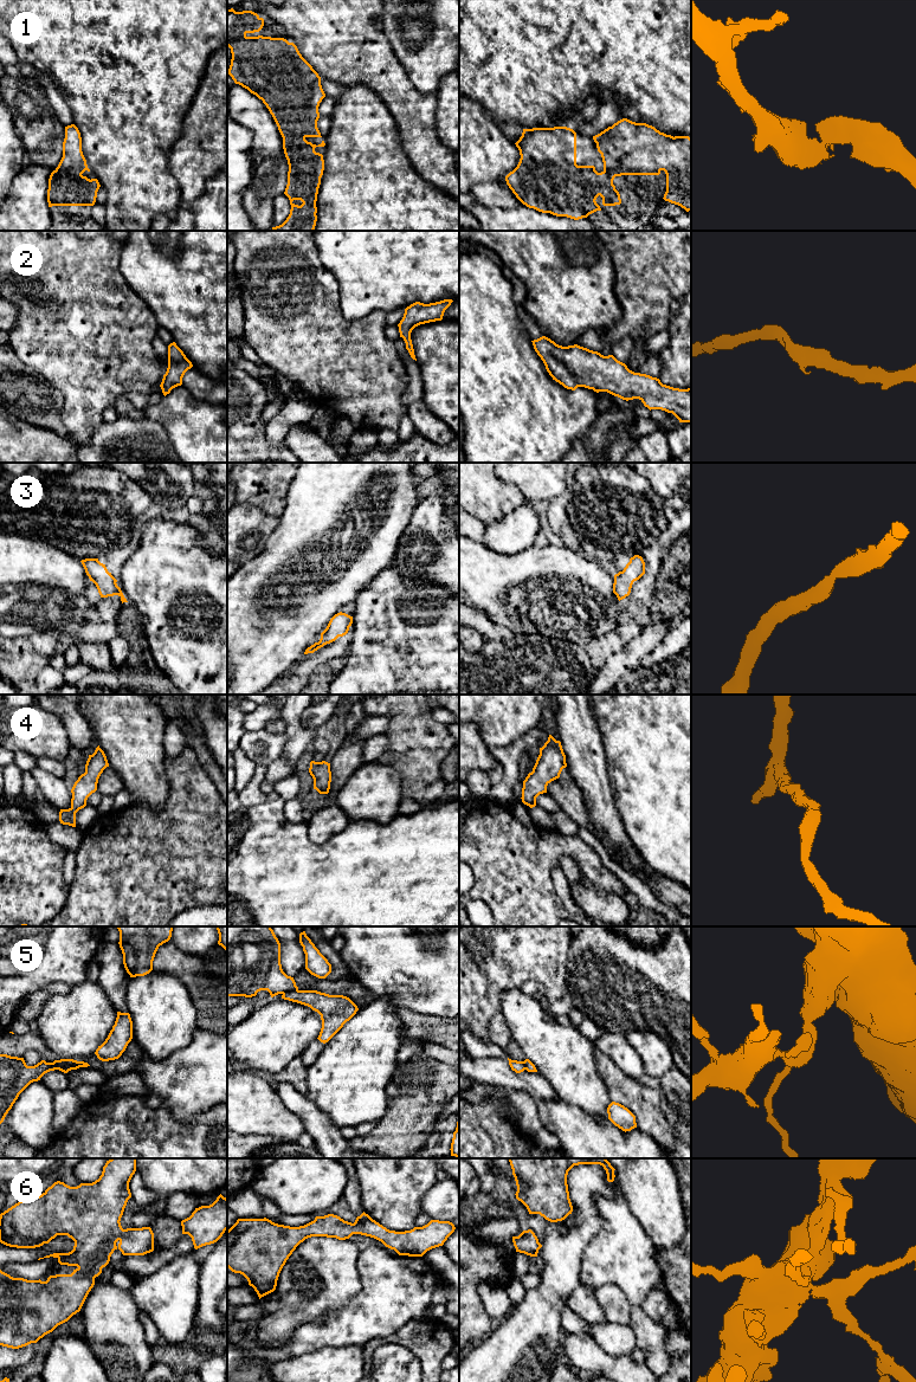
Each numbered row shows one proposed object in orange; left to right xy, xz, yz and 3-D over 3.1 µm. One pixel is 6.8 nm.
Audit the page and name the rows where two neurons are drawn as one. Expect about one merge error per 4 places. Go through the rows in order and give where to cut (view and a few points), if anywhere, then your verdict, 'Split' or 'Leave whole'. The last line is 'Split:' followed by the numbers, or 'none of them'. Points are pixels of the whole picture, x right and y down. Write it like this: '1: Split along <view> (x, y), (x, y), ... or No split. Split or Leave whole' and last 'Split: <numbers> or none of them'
1: No split. Leave whole
2: No split. Leave whole
3: No split. Leave whole
4: No split. Leave whole
5: Split along xy (52, 1063), (68, 1071). Split
6: No split. Leave whole
Split: 5

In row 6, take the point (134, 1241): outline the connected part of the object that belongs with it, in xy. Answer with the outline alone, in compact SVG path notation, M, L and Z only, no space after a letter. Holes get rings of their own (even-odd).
M110 1158L109 1161L107 1161L105 1165L103 1167L102 1175L95 1182L80 1183L77 1187L70 1187L65 1184L64 1182L57 1181L51 1187L49 1187L41 1195L32 1197L32 1199L24 1199L0 1214L0 1242L1 1244L9 1246L9 1247L17 1247L17 1248L36 1248L36 1247L43 1246L44 1244L49 1244L57 1235L67 1235L75 1241L75 1246L71 1252L53 1253L44 1258L53 1257L58 1259L58 1262L60 1265L77 1267L76 1270L73 1270L71 1274L50 1276L46 1281L41 1281L40 1279L27 1280L24 1278L13 1278L9 1274L0 1270L0 1345L12 1348L12 1349L19 1349L31 1343L37 1343L45 1335L52 1332L58 1325L67 1322L73 1315L79 1312L89 1292L95 1285L95 1278L98 1277L102 1273L102 1268L109 1264L110 1257L115 1249L118 1248L123 1255L144 1255L154 1251L154 1233L150 1227L123 1229L120 1222L123 1215L124 1208L127 1206L127 1202L131 1197L131 1193L129 1189L129 1182L133 1175L135 1174L135 1171L136 1171L136 1158ZM39 1258L38 1260L44 1259L44 1258Z

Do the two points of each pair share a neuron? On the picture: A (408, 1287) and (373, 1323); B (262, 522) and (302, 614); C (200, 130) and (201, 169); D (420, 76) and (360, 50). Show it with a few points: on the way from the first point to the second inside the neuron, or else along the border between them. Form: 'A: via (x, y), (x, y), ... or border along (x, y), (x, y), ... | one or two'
A: via (400, 1296), (381, 1315) | one
B: border along (279, 517), (279, 522), (264, 548), (252, 559) | two
C: via (202, 140), (201, 160) | one
D: border along (389, 45), (410, 81), (420, 92) | two

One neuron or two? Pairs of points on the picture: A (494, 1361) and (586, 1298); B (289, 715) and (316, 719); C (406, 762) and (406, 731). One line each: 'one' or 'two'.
A: two
B: two
C: one

